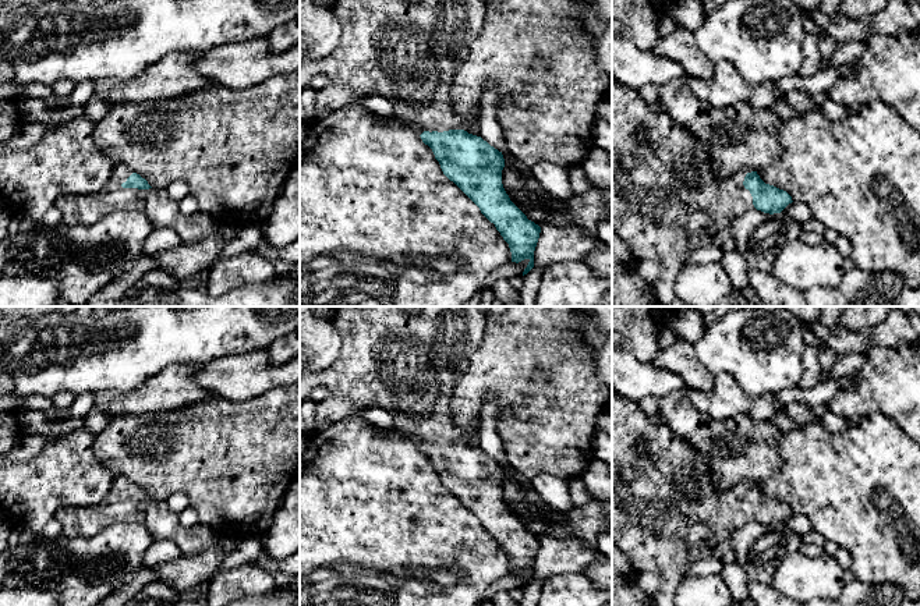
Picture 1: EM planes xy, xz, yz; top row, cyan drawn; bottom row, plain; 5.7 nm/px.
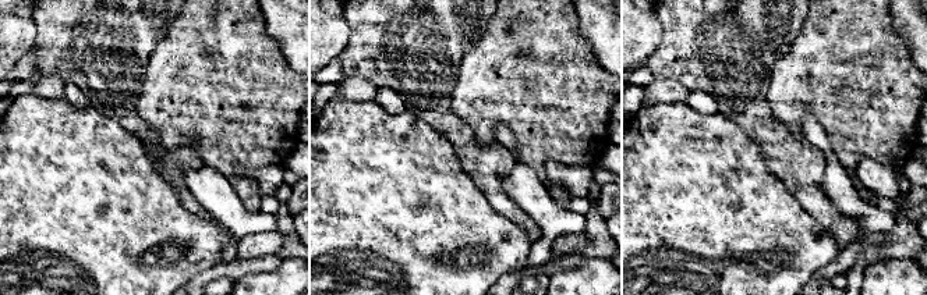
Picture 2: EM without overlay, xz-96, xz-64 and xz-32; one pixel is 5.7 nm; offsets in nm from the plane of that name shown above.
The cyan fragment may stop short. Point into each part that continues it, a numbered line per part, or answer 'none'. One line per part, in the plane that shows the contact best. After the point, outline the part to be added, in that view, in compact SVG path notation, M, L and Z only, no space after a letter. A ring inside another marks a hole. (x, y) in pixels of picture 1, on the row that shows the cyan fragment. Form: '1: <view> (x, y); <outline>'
1: xz (406, 50); M336 0L332 10L335 11L335 14L337 15L340 25L342 25L342 35L340 35L340 40L337 47L333 50L332 54L329 54L328 57L322 59L322 60L316 60L316 61L308 61L308 63L300 63L300 91L309 88L309 82L311 78L316 74L325 74L332 84L335 84L336 86L344 86L344 88L351 88L353 91L357 91L361 98L367 98L367 96L374 96L374 95L379 95L383 96L386 99L390 100L392 106L393 106L393 113L389 117L382 117L378 114L374 114L375 117L381 118L381 120L386 120L386 118L396 118L400 120L401 123L407 124L408 127L414 128L417 131L418 135L421 135L424 131L438 131L438 132L443 132L443 131L449 131L449 130L464 130L468 134L481 137L478 132L478 118L481 111L477 113L475 116L475 121L473 124L467 124L466 121L463 121L454 111L453 109L453 103L452 103L452 98L450 98L450 88L452 88L452 81L456 72L457 65L463 61L463 59L467 56L468 53L468 47L470 45L481 35L481 29L484 26L484 21L485 21L485 13L486 13L486 3L484 3L482 0Z

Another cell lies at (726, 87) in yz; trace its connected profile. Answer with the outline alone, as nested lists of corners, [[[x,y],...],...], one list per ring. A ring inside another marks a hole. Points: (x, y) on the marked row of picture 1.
[[[728,60],[718,61],[714,75],[708,79],[689,77],[689,86],[696,96],[715,107],[739,102],[754,107],[769,107],[782,99],[775,82],[749,84]]]

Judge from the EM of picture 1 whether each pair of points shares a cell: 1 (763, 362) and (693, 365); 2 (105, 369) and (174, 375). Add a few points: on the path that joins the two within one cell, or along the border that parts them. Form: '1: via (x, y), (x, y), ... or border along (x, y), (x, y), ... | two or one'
1: border along (692, 344), (696, 358), (714, 376) | two
2: border along (188, 362), (172, 364), (130, 392) | two

